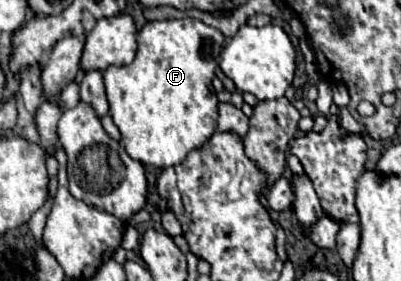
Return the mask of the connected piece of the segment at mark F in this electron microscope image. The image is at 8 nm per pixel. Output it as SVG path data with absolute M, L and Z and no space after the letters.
M183 18L183 20L151 20L137 34L137 54L135 54L135 60L129 66L123 66L123 68L107 68L103 72L103 82L105 82L105 88L107 88L107 100L109 100L109 108L111 108L111 118L113 118L115 126L121 132L121 140L125 144L127 154L133 160L137 160L141 164L149 164L149 166L159 166L159 168L175 166L175 164L183 162L183 158L193 148L199 148L215 132L217 116L219 116L219 110L217 110L219 100L217 100L215 88L211 86L211 80L215 76L215 66L217 64L215 64L215 58L213 58L213 54L209 50L221 50L223 48L223 42L225 42L225 36L223 36L223 32L219 28L205 26L201 20L195 20L195 18Z

